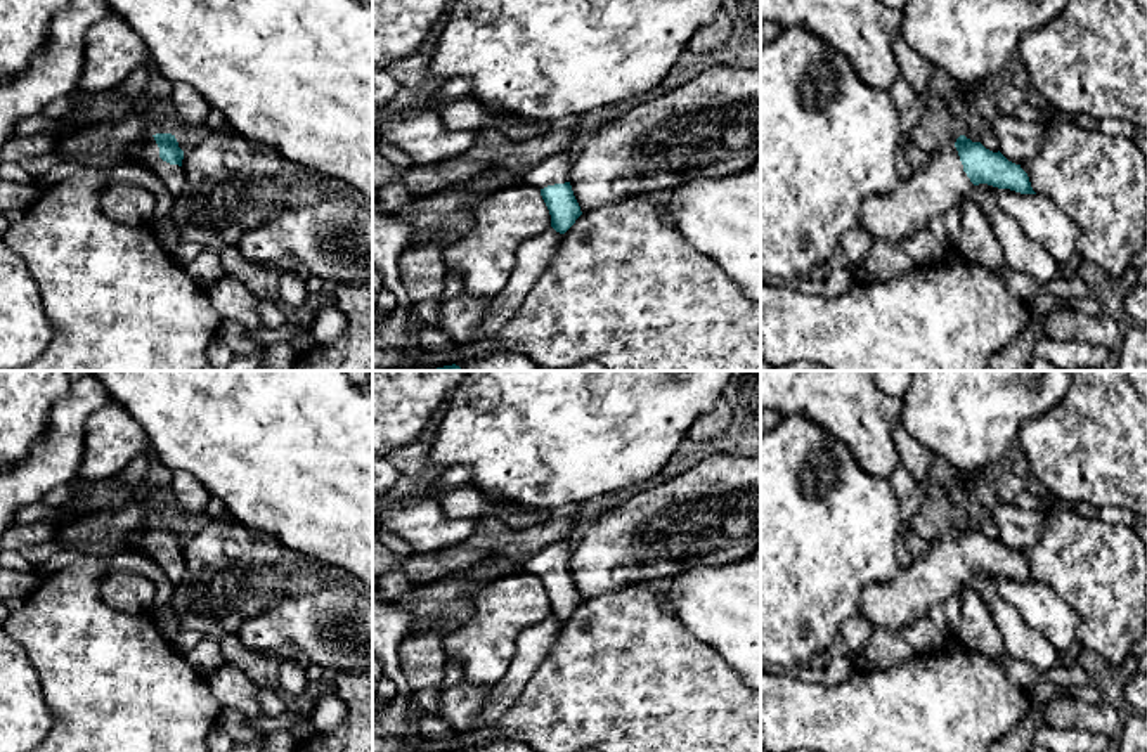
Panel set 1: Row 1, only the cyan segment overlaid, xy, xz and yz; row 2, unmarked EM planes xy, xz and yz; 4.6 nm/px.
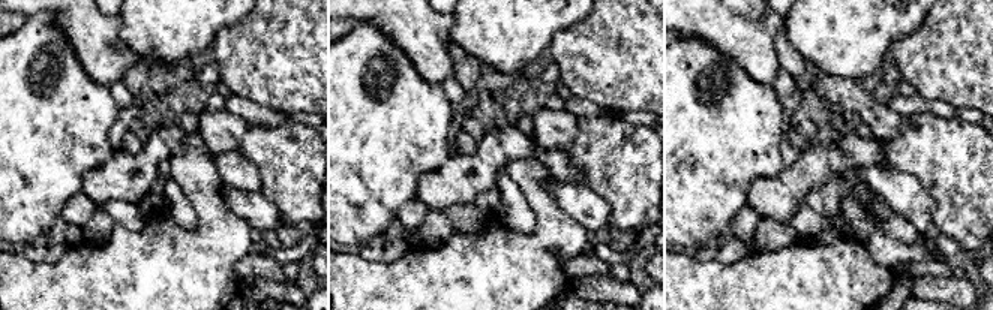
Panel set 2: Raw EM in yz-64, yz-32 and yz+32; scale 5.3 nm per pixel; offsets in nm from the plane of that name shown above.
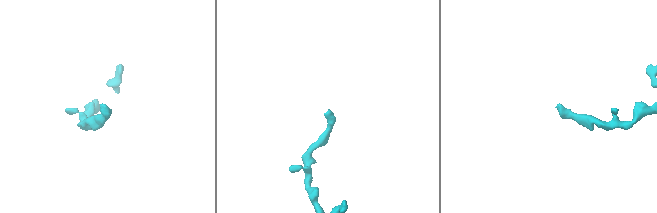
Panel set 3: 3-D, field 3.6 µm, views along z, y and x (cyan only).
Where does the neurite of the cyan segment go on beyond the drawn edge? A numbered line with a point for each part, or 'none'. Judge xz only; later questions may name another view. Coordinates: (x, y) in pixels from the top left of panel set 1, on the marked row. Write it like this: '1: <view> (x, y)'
1: xz (555, 170)

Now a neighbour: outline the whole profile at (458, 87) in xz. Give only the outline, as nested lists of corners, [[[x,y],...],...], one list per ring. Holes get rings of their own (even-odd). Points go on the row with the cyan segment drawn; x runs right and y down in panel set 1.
[[[457,76],[442,81],[437,90],[433,90],[433,100],[426,111],[435,111],[440,114],[442,107],[454,99],[468,97],[471,94],[471,81],[468,78]]]

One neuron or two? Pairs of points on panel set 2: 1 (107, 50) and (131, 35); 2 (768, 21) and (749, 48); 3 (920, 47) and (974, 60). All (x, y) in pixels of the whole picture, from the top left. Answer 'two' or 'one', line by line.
1: two
2: one
3: one

